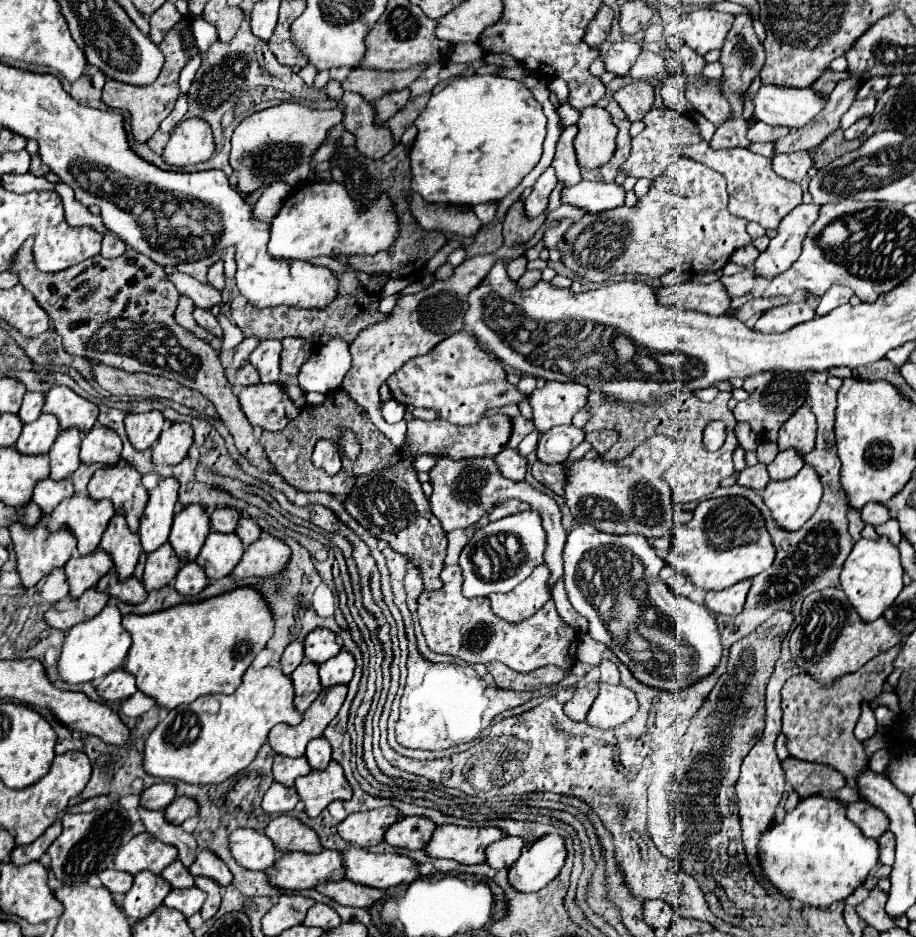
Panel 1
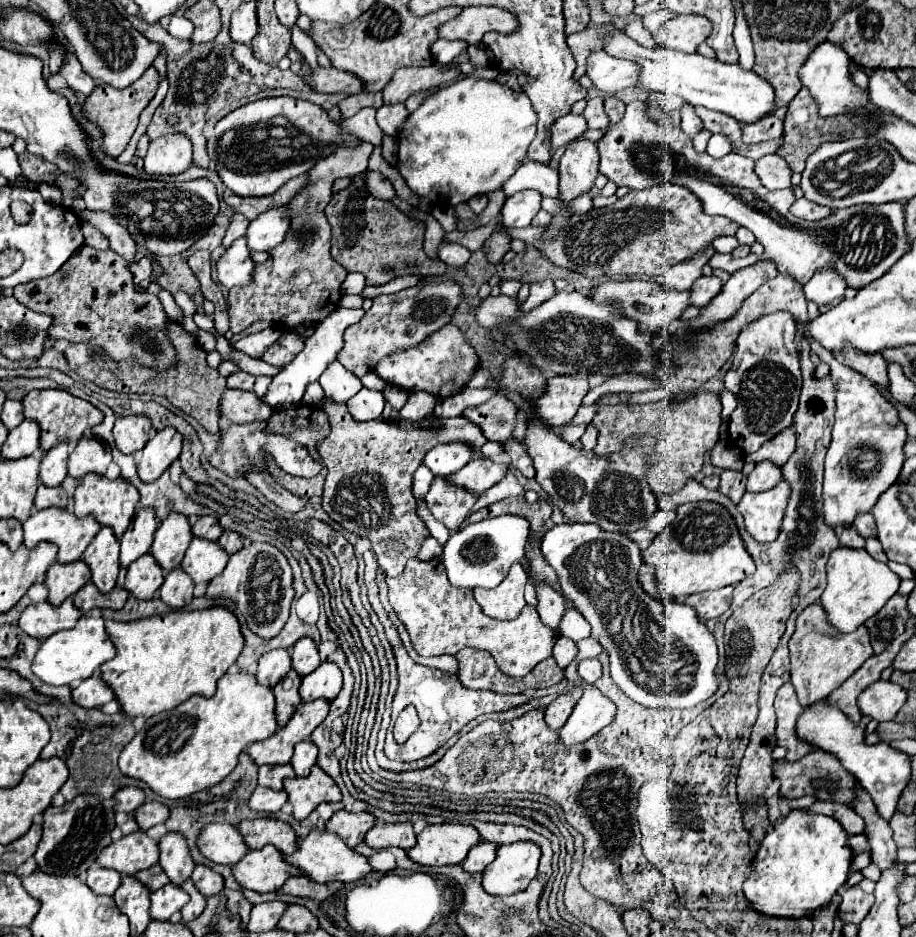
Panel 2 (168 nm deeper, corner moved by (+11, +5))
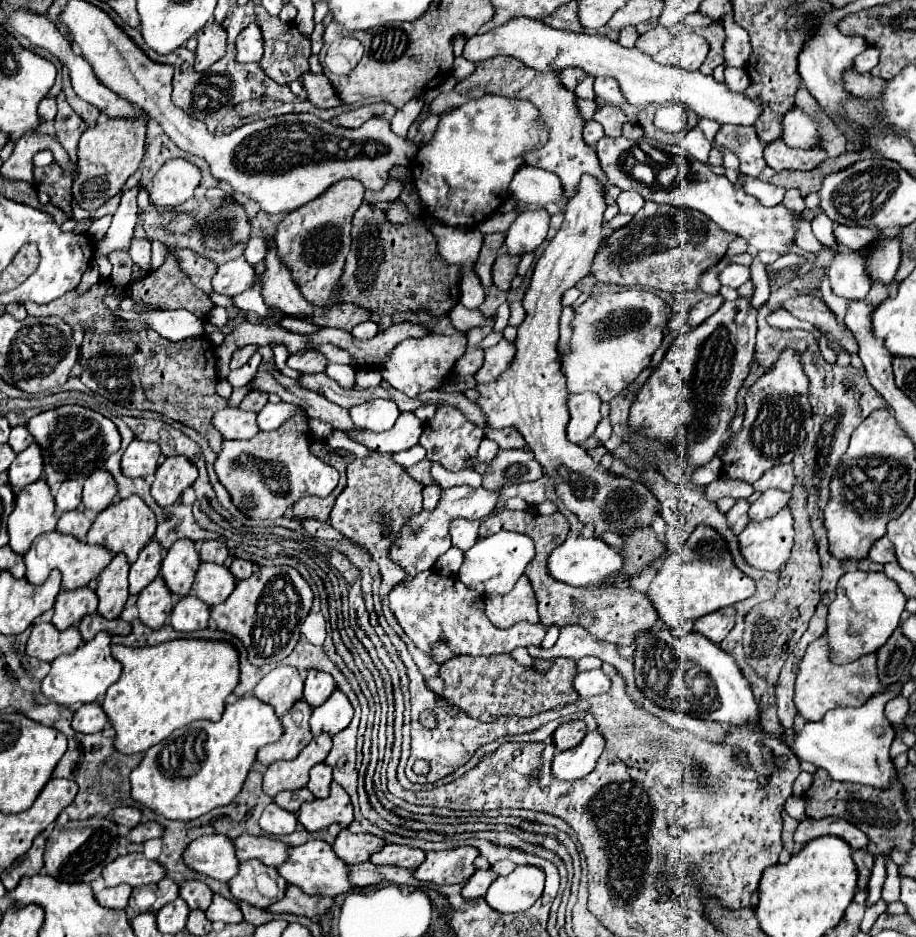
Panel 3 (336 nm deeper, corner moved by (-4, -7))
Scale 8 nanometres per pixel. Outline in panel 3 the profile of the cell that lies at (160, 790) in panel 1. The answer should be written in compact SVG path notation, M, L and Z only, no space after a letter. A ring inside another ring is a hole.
M119 805L119 807L113 809L113 817L111 817L111 819L113 819L117 825L125 825L125 827L133 829L133 827L139 825L139 821L141 821L141 811L135 809L135 807L123 807L123 805Z

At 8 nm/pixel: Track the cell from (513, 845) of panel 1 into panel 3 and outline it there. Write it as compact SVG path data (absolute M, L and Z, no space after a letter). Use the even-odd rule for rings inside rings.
M487 869L487 871L475 871L473 877L463 885L463 891L461 895L465 899L477 899L477 897L483 897L489 889L489 885L497 879L497 873L493 869Z

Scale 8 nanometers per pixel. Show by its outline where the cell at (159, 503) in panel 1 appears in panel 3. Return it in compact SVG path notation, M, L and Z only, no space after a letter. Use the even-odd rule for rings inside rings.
M153 539L141 553L139 559L131 565L129 571L129 593L139 595L157 575L161 569L161 551L159 543Z

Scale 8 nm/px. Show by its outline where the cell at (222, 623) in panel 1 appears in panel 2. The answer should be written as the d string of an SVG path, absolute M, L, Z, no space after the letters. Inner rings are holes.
M220 605L202 611L176 609L126 623L108 619L106 631L116 643L116 657L100 667L102 677L112 685L116 699L130 717L152 717L198 693L212 697L218 679L246 645L240 621L228 607Z

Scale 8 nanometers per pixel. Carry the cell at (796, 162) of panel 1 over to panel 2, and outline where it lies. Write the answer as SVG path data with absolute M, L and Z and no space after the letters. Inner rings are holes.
M766 155L756 161L754 171L758 173L764 187L786 189L790 187L790 177L792 177L792 171L786 163L788 161L780 159L780 155Z

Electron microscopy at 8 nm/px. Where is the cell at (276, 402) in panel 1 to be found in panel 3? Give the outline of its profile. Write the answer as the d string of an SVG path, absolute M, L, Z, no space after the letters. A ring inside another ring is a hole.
M221 409L213 415L211 425L221 433L223 439L251 439L257 435L255 413L241 409Z

